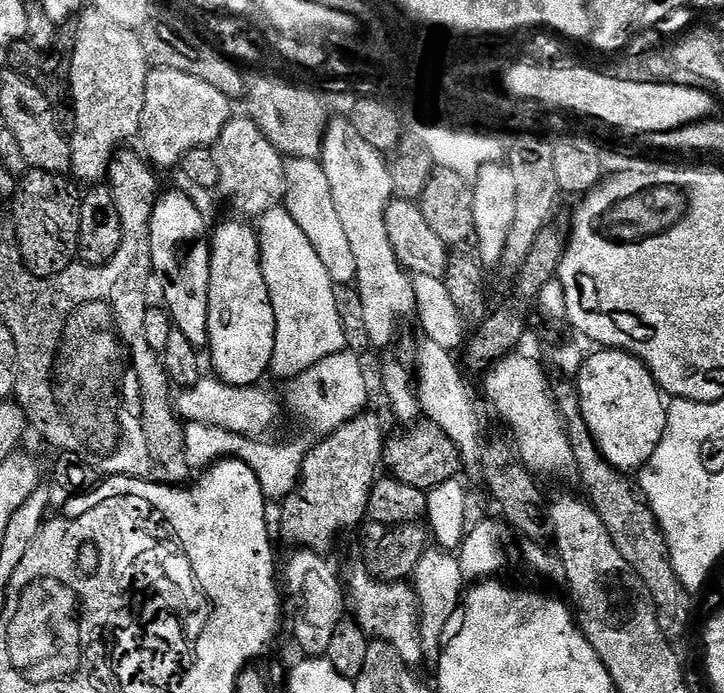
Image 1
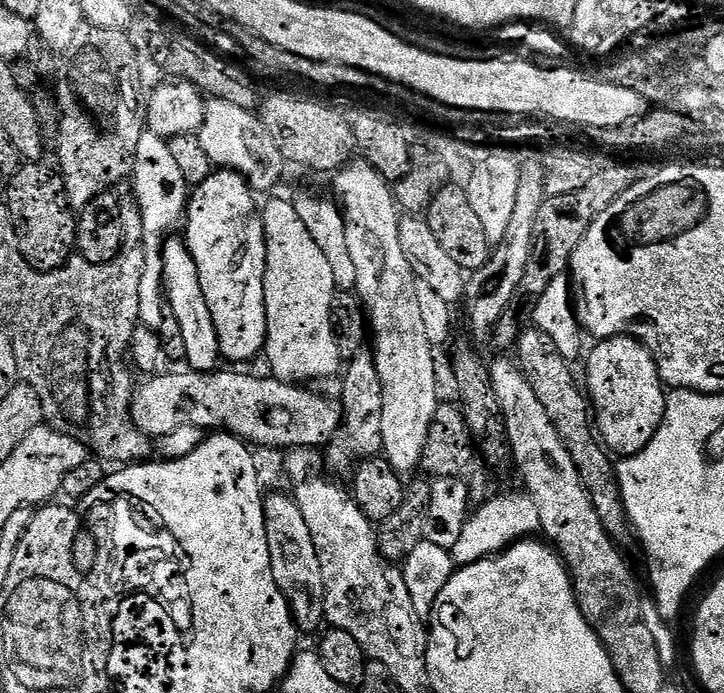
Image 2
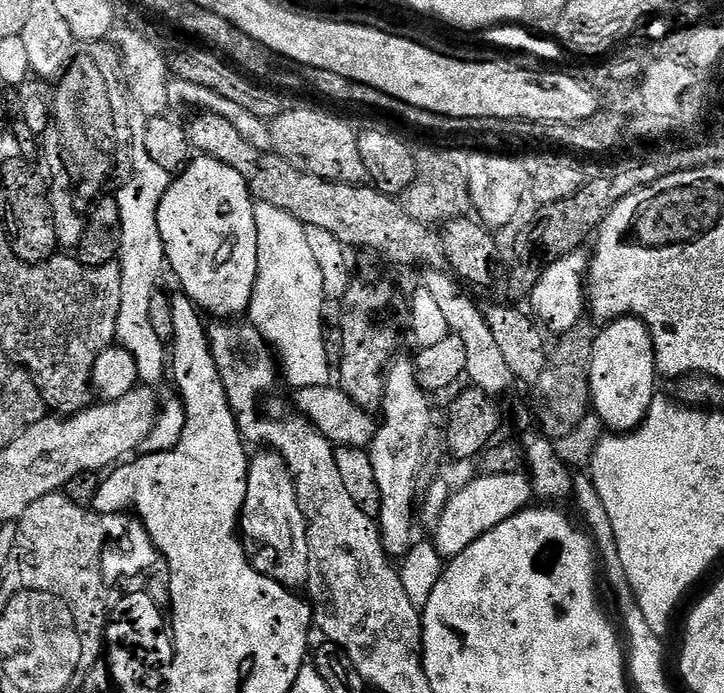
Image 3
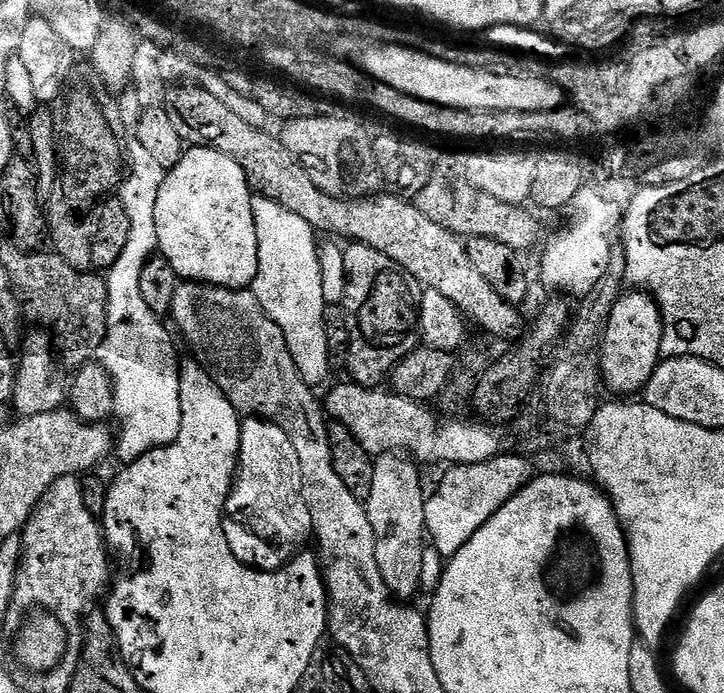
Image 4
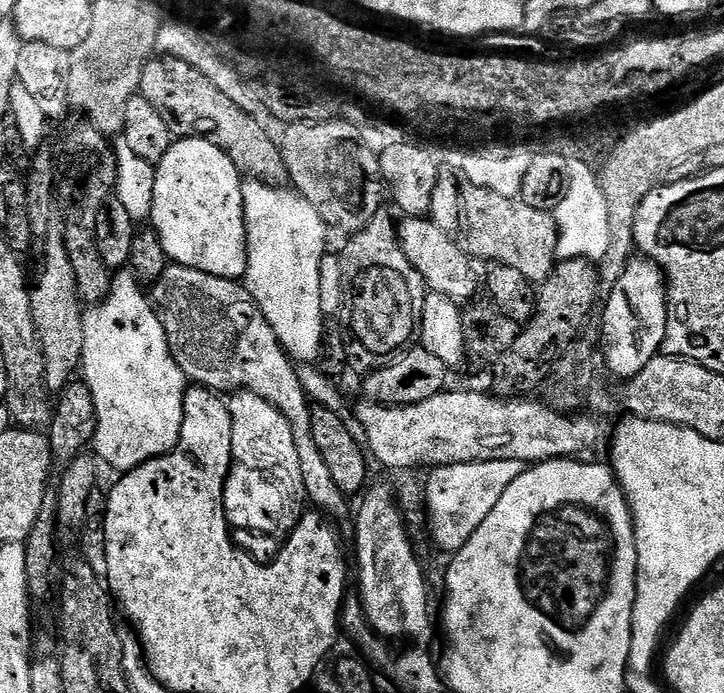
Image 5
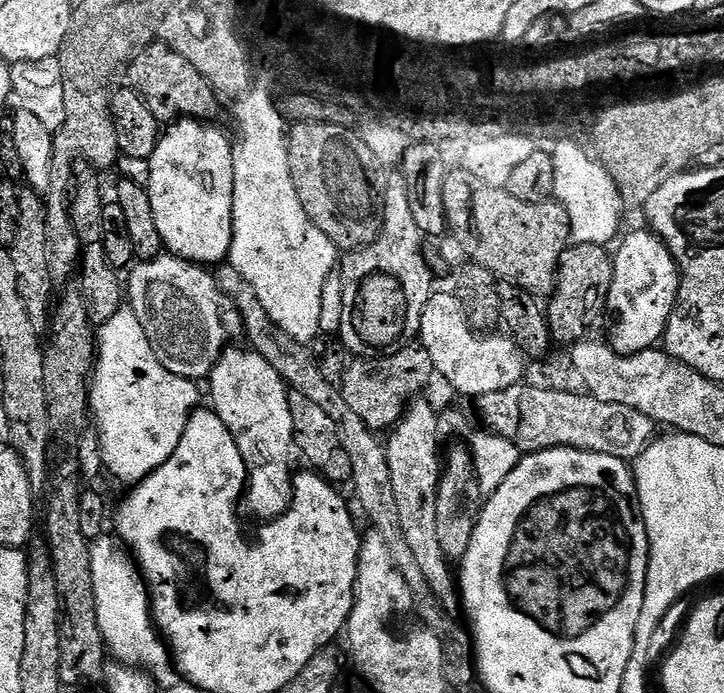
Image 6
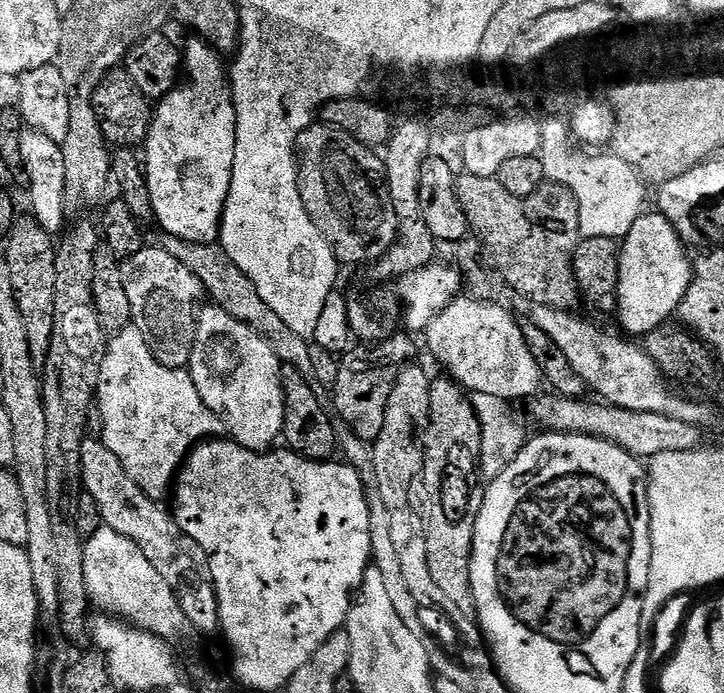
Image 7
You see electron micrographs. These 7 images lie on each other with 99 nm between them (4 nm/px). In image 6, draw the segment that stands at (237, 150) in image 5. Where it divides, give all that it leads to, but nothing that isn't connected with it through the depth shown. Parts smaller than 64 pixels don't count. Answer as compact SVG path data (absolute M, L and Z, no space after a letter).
M162 42L150 43L137 54L128 68L126 80L132 91L140 95L142 102L150 106L150 114L154 114L158 121L172 122L177 118L187 118L212 122L220 112L221 101L210 82L206 82L206 78L202 78L202 74L198 74L186 58L182 58L182 54L170 50L170 46Z

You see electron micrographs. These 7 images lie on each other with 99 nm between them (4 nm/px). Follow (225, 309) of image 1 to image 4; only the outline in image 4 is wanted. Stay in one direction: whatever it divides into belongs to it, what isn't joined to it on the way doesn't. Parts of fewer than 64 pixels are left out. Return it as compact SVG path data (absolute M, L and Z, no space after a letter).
M189 147L178 166L167 169L162 190L158 190L158 206L154 206L154 222L158 226L159 255L168 259L181 281L233 290L247 289L255 282L258 230L254 226L253 195L242 166L213 148Z

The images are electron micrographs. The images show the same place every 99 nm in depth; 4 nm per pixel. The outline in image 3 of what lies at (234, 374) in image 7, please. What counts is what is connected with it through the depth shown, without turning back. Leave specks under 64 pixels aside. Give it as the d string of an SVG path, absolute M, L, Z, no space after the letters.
M260 450L257 456L251 457L248 466L248 486L246 502L240 511L238 528L241 533L248 532L247 539L256 543L256 549L251 549L250 559L252 565L264 576L274 578L282 586L293 590L300 590L307 585L310 574L310 542L308 541L308 520L302 514L298 506L298 494L296 482L292 479L292 472L288 469L288 463L277 452Z

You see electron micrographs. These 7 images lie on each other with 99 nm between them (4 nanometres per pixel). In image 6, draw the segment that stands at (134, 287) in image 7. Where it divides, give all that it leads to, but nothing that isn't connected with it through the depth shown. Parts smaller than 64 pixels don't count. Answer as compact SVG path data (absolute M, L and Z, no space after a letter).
M161 254L152 260L141 260L131 265L126 276L126 304L131 312L142 322L142 330L146 330L146 338L162 366L170 370L170 374L178 374L193 382L203 381L212 375L212 367L221 352L229 347L237 335L241 335L244 320L236 303L224 295L216 282L215 275L207 267L192 264L180 256Z

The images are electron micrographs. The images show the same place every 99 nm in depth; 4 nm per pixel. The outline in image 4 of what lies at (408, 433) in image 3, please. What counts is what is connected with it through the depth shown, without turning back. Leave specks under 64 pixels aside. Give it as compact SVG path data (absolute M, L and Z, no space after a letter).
M400 454L381 456L374 463L374 487L366 501L370 526L374 528L374 558L378 560L378 570L382 572L382 582L386 582L393 597L400 602L408 602L415 592L421 591L422 556L426 549L426 491L420 485L421 469L411 459Z

